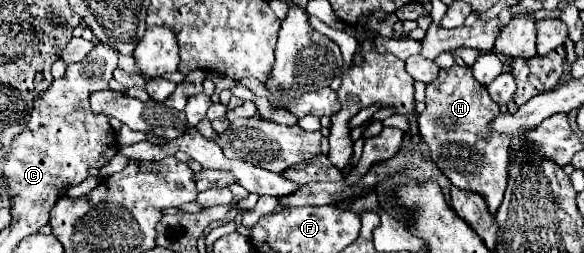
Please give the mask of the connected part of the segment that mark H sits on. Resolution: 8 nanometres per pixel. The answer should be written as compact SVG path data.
M468 66L442 68L440 76L426 86L426 110L418 114L418 130L430 148L432 162L462 190L476 190L486 196L488 208L498 210L506 178L508 178L508 148L510 138L490 134L488 124L500 112L486 88L474 80Z

